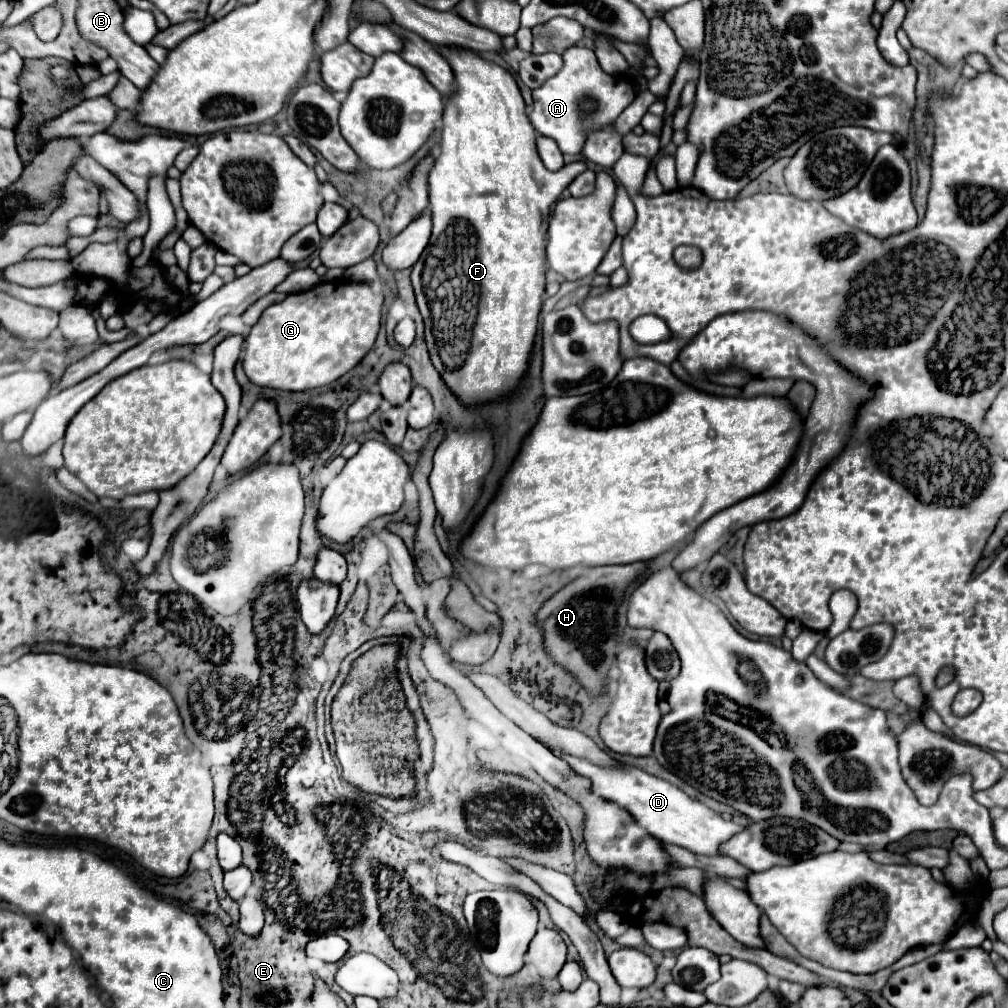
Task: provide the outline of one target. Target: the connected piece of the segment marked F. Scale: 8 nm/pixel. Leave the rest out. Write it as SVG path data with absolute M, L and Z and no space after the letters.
M452 48L448 54L444 52L444 56L450 62L454 76L456 76L456 94L444 100L446 108L444 108L444 118L442 118L444 120L442 144L440 144L442 152L430 170L430 206L432 206L430 212L432 212L434 228L432 228L432 236L430 236L426 250L422 252L420 260L412 268L410 280L412 280L414 294L416 294L416 304L420 308L422 318L424 318L424 336L426 336L426 346L428 346L432 366L438 370L438 374L442 374L444 382L450 386L450 390L454 390L456 398L464 406L470 408L470 406L478 406L478 404L486 404L486 402L496 402L500 398L510 398L512 394L518 392L518 388L526 376L526 370L528 370L528 364L532 358L532 350L534 350L534 338L536 338L536 330L538 330L538 314L542 310L542 296L544 296L544 284L546 284L546 232L548 232L550 208L556 204L562 190L578 174L582 174L586 170L586 164L572 162L572 164L562 166L557 172L546 170L537 152L534 126L530 124L530 120L526 116L524 100L522 100L522 94L520 94L512 74L496 64L482 60L480 56L476 56L470 50Z

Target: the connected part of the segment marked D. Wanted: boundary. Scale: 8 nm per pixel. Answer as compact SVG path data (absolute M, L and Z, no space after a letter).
M552 750L552 754L556 754L560 760L566 760L566 764L570 766L570 770L574 774L588 778L594 794L628 810L630 816L638 824L642 824L642 828L648 830L648 834L652 834L654 838L658 838L662 842L670 842L670 844L688 848L696 854L714 856L714 854L718 854L718 846L722 842L726 842L730 836L734 836L734 832L742 830L738 824L724 820L720 814L710 810L702 802L690 798L686 792L682 792L674 784L670 784L662 778L656 778L640 768L634 768L628 764L594 766L594 762L590 762L588 758L574 758L572 754L566 754L564 750Z

